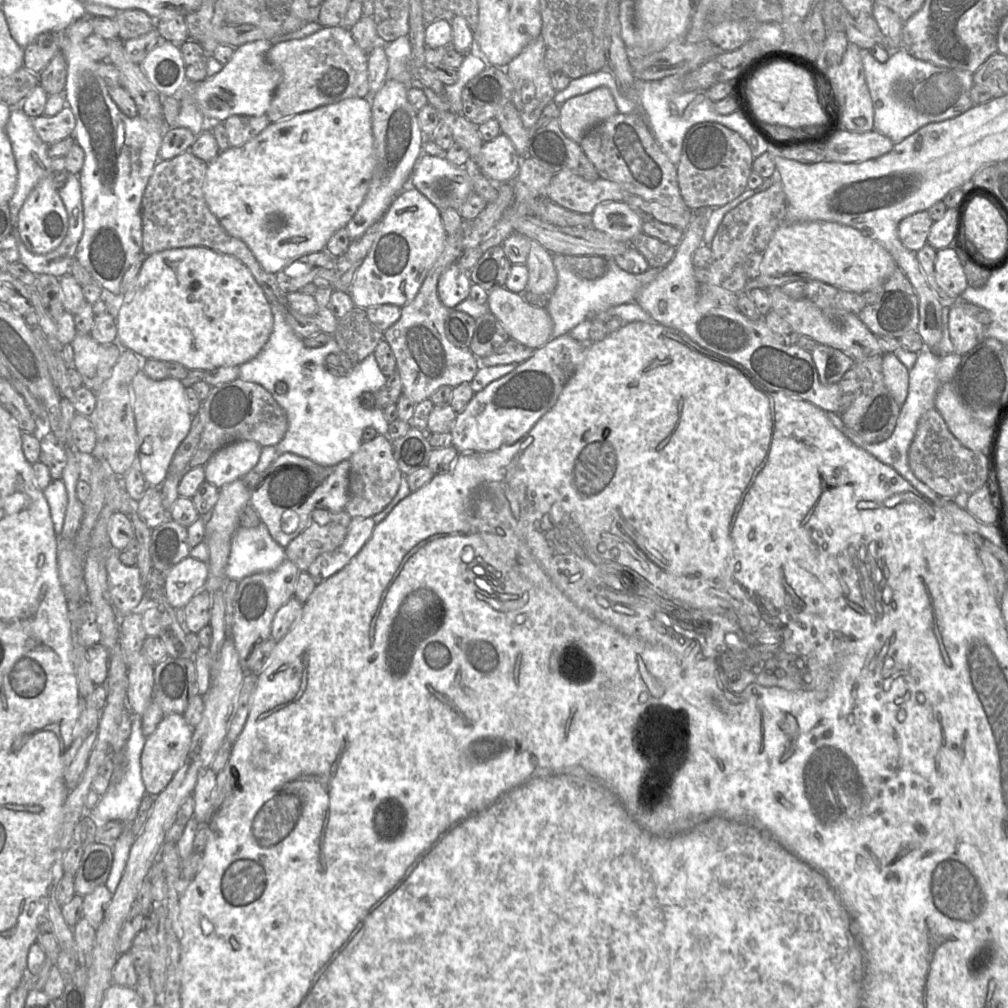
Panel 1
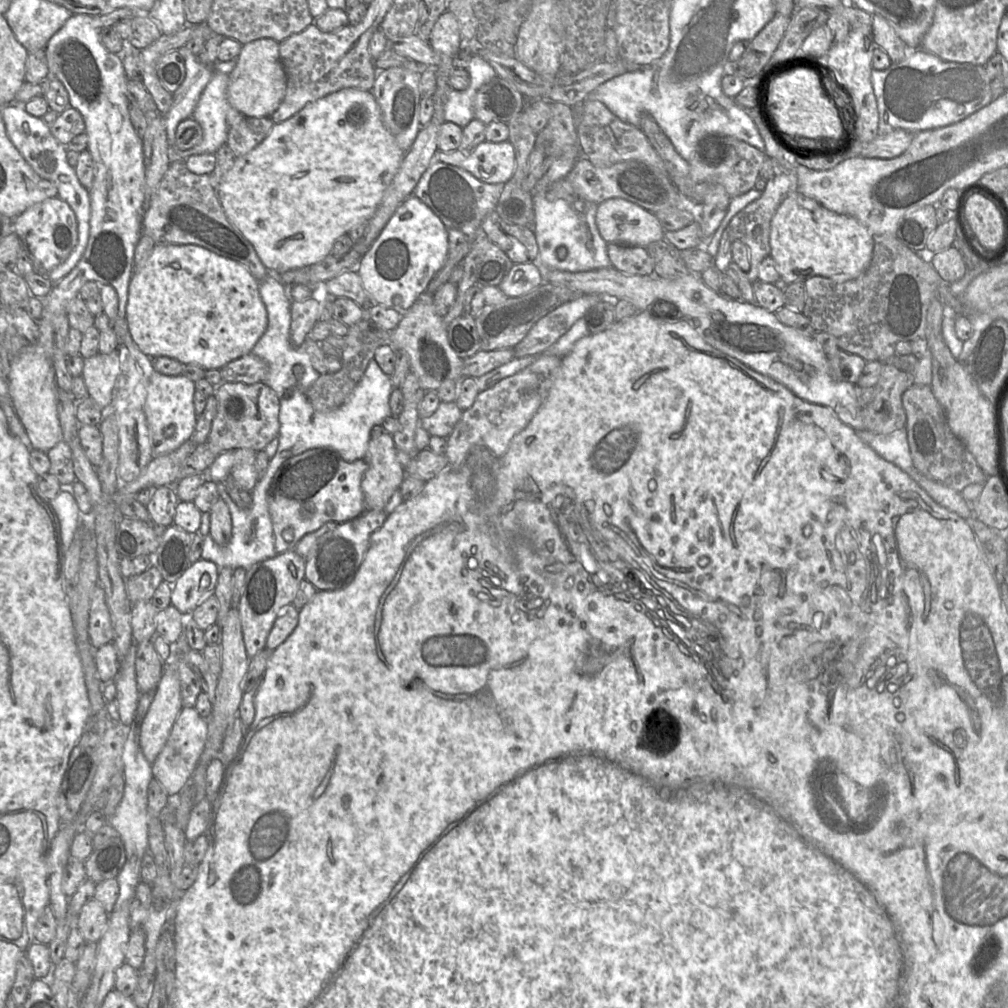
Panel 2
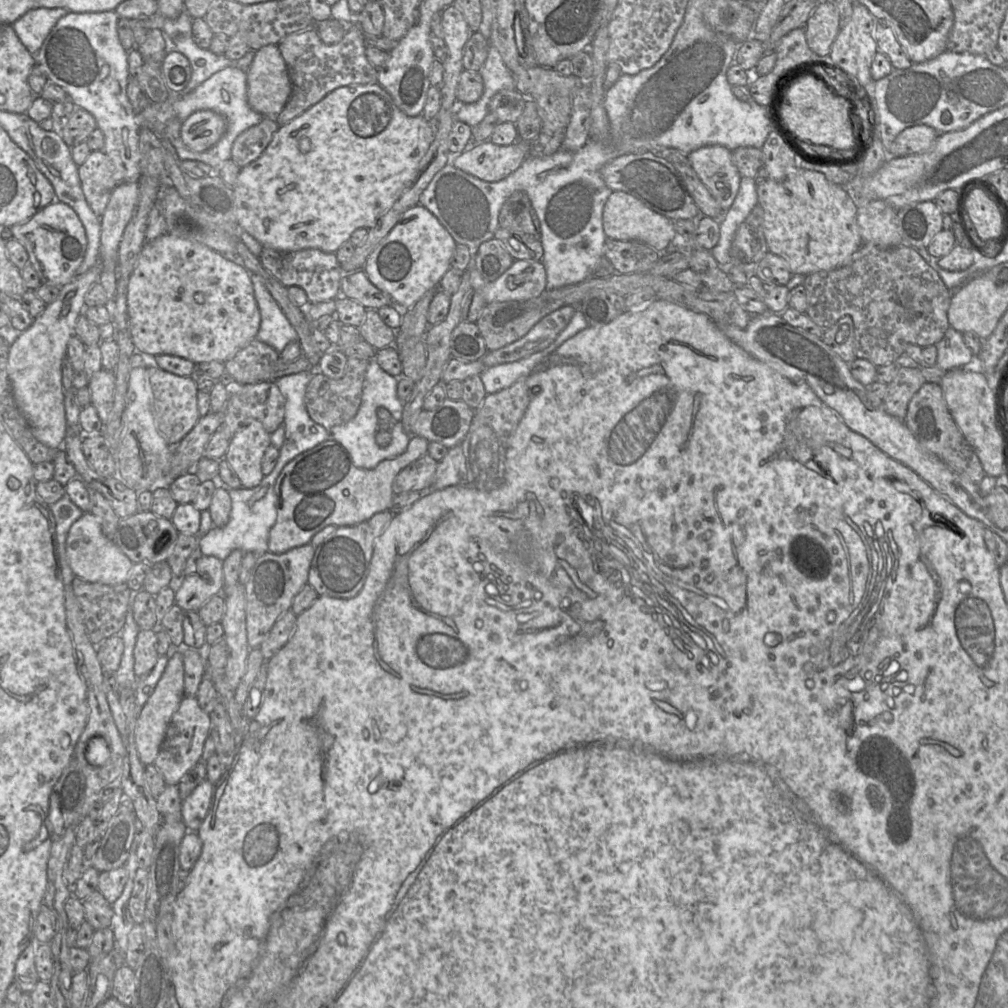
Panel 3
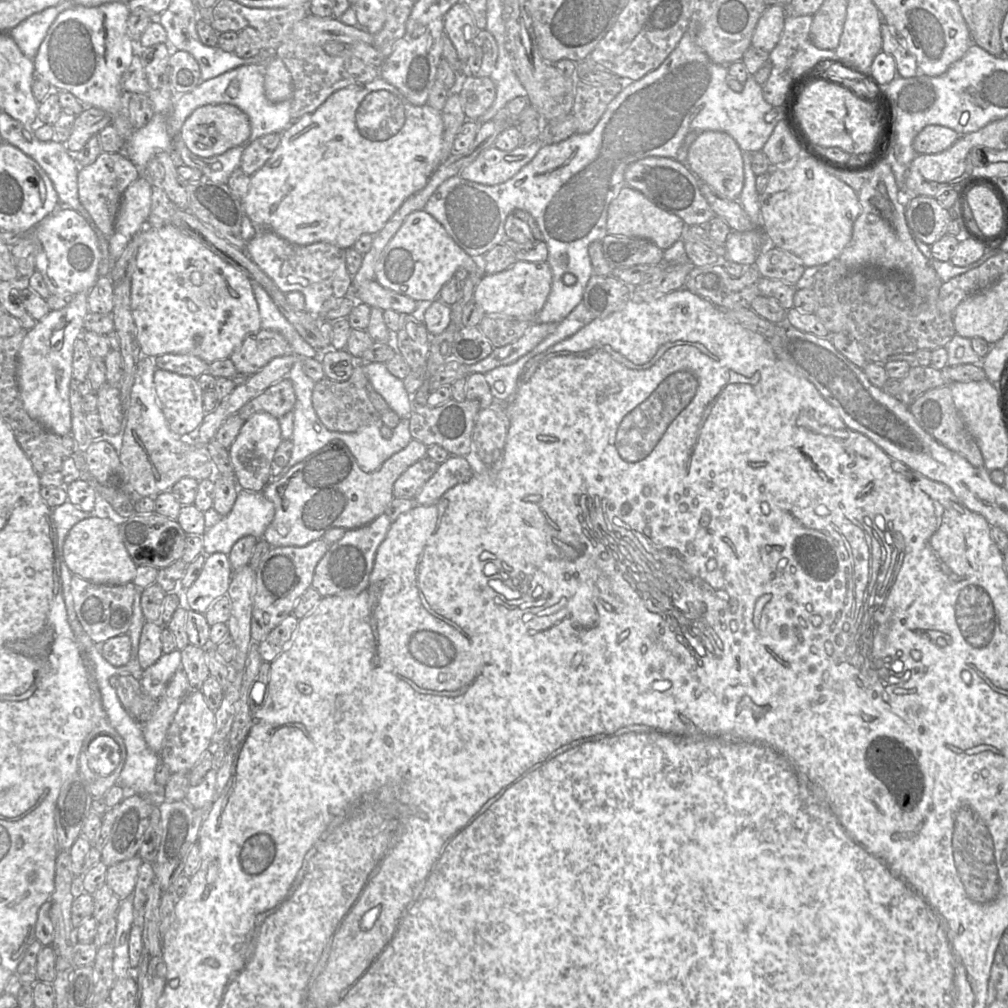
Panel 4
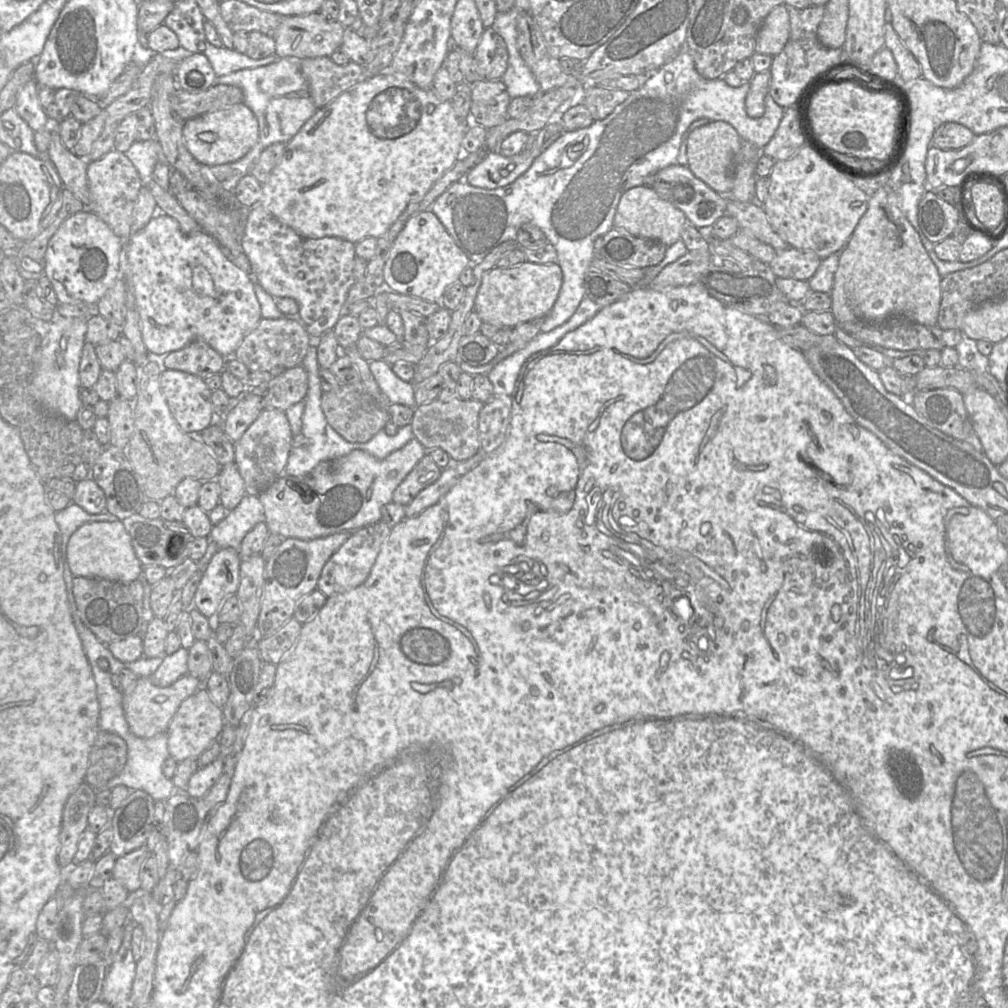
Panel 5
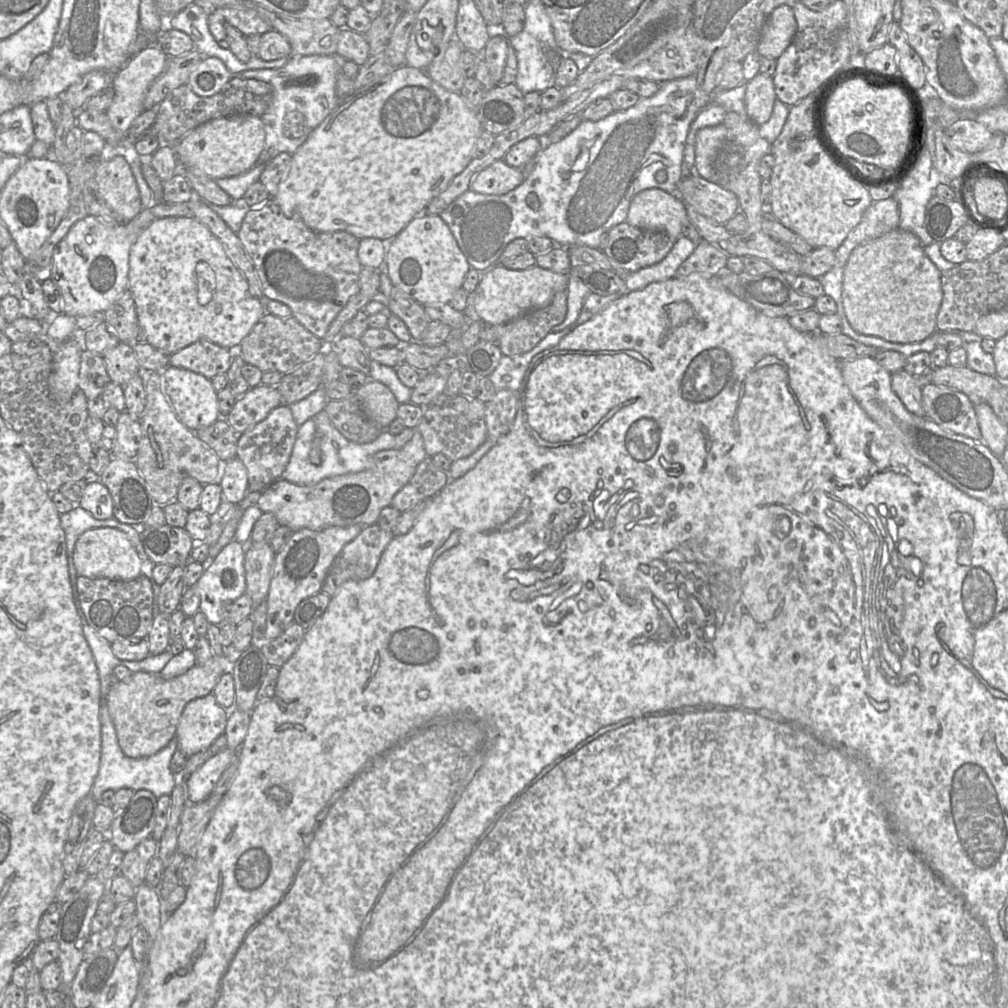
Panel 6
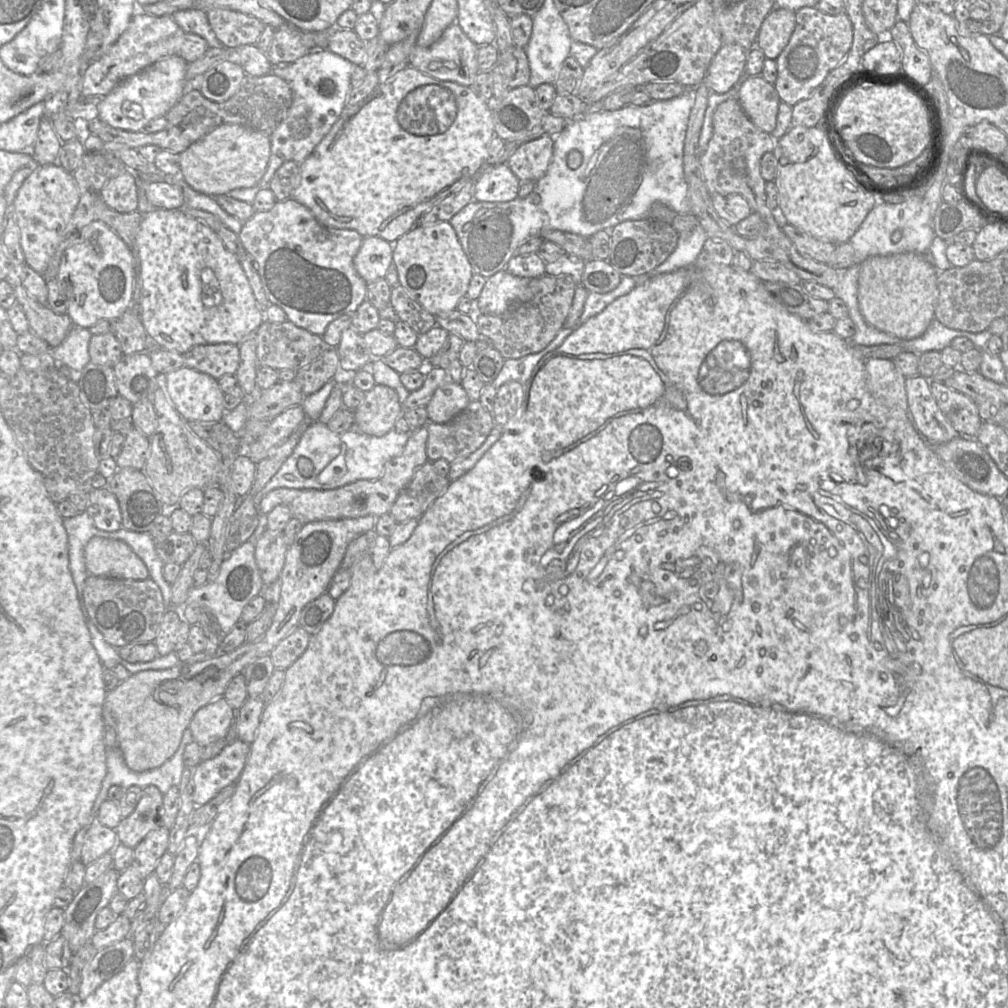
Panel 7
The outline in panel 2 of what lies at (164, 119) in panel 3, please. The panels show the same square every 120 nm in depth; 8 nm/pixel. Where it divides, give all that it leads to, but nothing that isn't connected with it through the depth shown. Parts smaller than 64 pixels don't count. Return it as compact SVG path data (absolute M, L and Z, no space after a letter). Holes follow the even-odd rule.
M214 72L192 115L202 127L202 141L183 151L175 146L169 146L169 162L185 161L190 155L216 153L221 145L227 143L229 128L245 118L227 100L228 83L229 74Z

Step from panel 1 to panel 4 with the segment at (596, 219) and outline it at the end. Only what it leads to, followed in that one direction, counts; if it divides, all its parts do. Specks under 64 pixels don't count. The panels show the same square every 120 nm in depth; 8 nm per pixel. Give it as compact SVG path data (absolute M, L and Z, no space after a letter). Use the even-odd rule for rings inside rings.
M628 186L621 189L608 208L608 234L649 240L663 251L681 239L686 228L686 224L679 216L659 208L640 191Z

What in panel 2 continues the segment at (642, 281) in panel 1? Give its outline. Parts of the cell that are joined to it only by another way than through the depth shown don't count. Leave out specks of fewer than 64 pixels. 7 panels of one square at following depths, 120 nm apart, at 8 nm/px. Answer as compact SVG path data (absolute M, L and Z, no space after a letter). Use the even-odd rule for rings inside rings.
M567 178L555 182L544 192L533 193L532 198L535 212L532 231L539 249L540 264L567 272L586 272L612 266L607 253L608 243L596 225L598 205L580 198ZM561 246L567 249L564 259L557 255ZM584 294L579 296L578 298L568 301L556 309L549 312L547 315L543 316L539 319L530 329L528 334L521 340L514 348L514 358L523 358L530 355L539 355L546 351L550 346L552 346L555 342L557 342L572 326L573 324L579 320L580 318L584 317L587 311L595 305L597 302L602 300L602 297L607 296L600 296L595 294Z

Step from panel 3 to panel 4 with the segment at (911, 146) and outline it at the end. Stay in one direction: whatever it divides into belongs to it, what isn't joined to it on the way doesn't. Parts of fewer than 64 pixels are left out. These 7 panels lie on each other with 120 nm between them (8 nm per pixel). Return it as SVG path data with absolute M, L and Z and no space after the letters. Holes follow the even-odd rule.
M928 125L922 129L913 141L913 148L918 154L938 154L951 147L960 135L944 126Z

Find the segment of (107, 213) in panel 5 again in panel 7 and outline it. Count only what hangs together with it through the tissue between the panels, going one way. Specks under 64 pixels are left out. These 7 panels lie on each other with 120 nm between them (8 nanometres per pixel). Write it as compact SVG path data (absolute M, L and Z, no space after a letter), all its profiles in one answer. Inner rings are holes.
M129 171L108 180L100 191L105 204L120 213L138 209L136 177Z

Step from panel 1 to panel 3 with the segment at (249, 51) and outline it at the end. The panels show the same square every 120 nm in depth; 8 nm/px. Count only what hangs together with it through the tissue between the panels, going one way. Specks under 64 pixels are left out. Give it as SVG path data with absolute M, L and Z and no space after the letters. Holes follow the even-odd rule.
M269 44L258 49L246 73L248 105L265 118L276 118L292 93L278 45Z

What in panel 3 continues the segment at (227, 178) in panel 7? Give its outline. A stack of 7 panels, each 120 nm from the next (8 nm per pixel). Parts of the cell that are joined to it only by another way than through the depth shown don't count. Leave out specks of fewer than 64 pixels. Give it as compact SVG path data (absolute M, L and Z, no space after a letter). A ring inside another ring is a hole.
M199 110L181 123L181 139L191 150L203 152L214 146L227 129L226 118L212 110Z

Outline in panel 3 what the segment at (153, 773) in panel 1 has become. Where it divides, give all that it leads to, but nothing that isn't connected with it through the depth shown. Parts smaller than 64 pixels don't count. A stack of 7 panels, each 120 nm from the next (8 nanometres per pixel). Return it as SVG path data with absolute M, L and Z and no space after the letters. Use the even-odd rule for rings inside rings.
M185 697L172 716L164 742L154 762L167 785L178 785L183 776L202 761L205 742L210 735L210 727L210 715L201 709L197 698Z

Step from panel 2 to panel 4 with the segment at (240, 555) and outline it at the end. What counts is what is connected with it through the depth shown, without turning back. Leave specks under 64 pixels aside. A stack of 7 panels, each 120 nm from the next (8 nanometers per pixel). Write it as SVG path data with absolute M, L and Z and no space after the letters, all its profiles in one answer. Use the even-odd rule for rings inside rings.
M239 490L232 510L202 535L203 553L228 555L241 538L251 535L262 539L275 514L274 505L262 492Z

